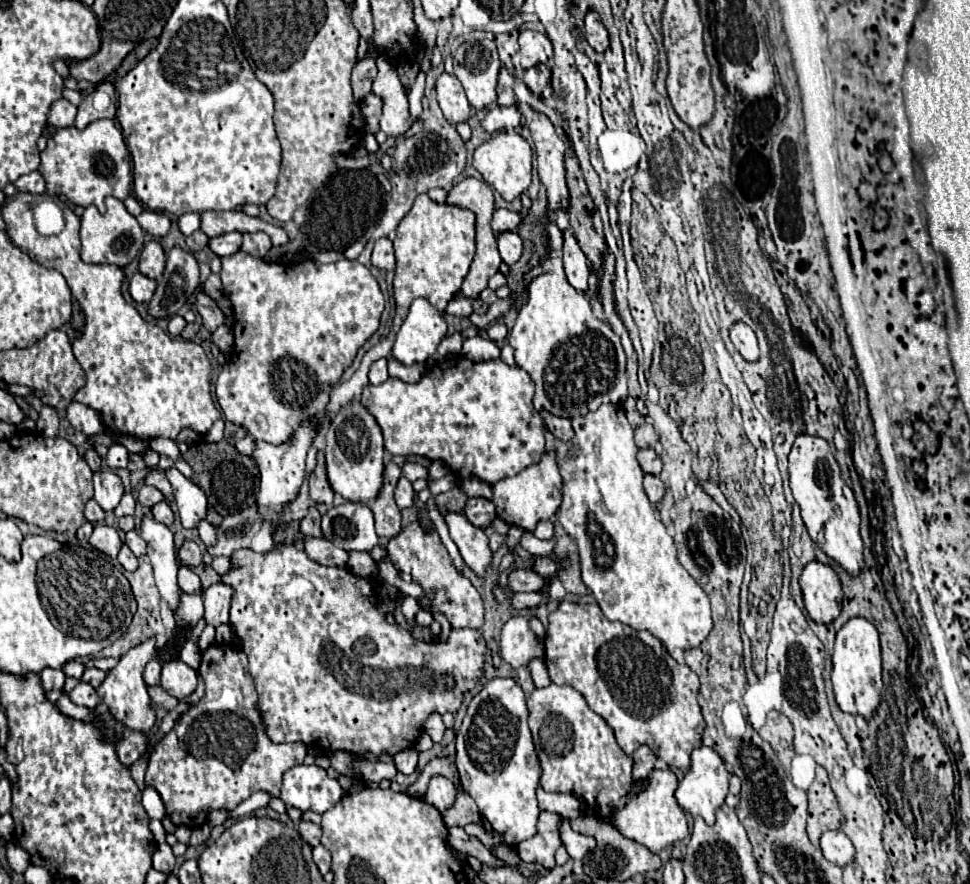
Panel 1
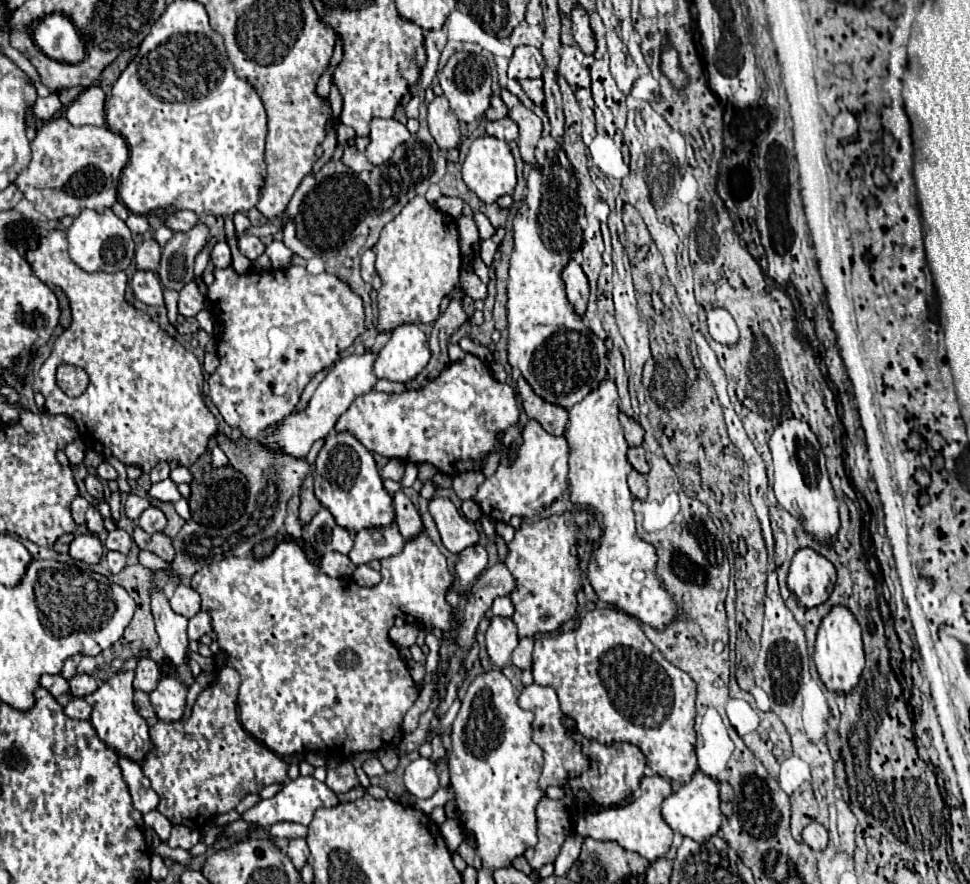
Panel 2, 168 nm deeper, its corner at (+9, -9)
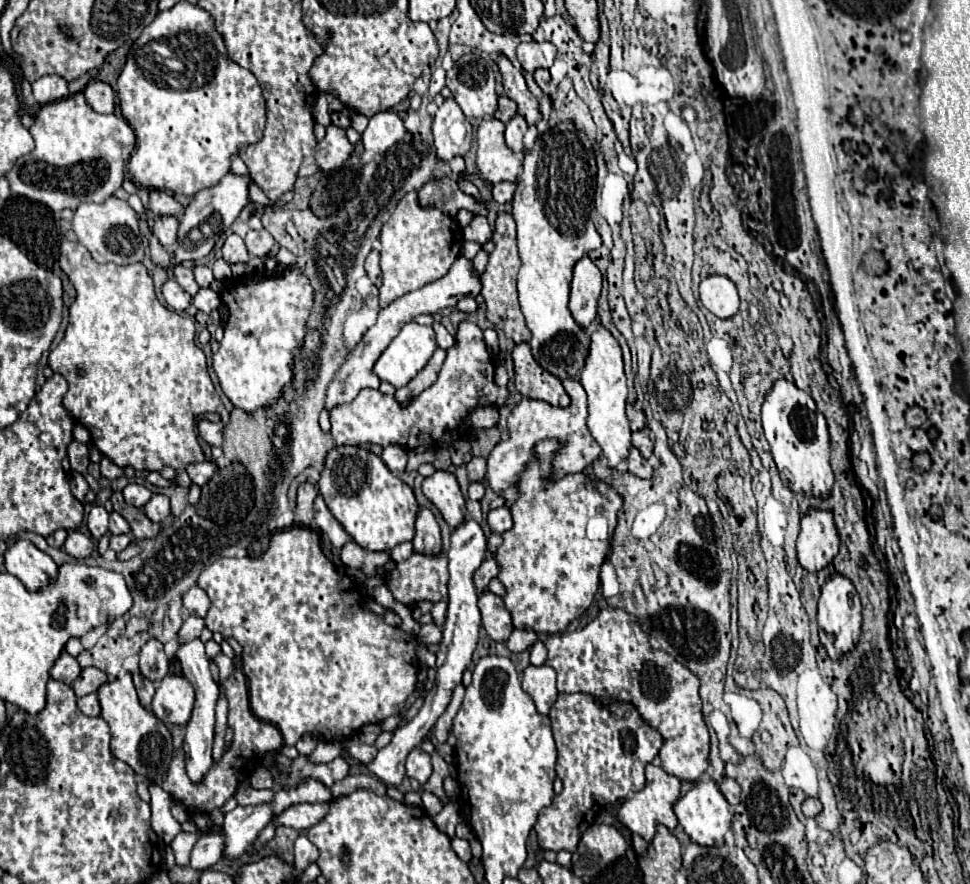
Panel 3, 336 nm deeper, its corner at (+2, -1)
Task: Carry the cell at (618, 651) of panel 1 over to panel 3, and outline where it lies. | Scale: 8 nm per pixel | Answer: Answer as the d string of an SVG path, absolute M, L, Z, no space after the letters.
M603 608L595 620L591 620L585 628L575 632L559 632L551 634L545 640L549 650L547 666L557 672L557 690L559 692L583 692L591 694L599 704L607 706L607 702L623 700L637 708L641 718L653 726L663 736L661 748L661 766L665 772L677 776L679 780L697 780L709 766L709 730L703 722L701 714L701 698L699 698L699 678L695 672L687 670L681 662L671 658L667 652L653 650L649 644L649 634L641 628L631 614L621 608Z

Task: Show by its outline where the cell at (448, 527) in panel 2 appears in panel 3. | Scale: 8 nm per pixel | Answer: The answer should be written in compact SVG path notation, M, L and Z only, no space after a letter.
M437 470L433 476L423 480L423 494L439 508L445 522L455 528L463 518L467 518L465 498L459 490L455 474Z

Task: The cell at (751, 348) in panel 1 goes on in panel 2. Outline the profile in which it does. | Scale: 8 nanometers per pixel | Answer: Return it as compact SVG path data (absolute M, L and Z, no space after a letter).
M712 308L706 312L706 322L710 336L718 340L720 344L734 346L738 342L738 326L728 310L724 308Z

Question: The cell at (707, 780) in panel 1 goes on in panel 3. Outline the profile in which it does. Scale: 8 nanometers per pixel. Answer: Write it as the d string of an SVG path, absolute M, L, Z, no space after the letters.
M703 778L695 782L693 788L673 804L673 812L679 824L683 826L683 830L689 834L689 838L701 846L721 846L723 836L731 828L731 820L733 820L729 802L725 800L719 786L711 778Z

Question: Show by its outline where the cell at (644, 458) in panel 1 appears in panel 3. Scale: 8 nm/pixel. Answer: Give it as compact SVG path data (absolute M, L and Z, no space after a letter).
M643 428L639 432L633 432L633 446L643 454L643 458L649 458L651 452L653 452L653 442L655 442L655 436L649 428Z

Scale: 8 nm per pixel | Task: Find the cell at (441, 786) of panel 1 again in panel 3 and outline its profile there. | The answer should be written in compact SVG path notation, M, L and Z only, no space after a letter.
M413 748L407 756L407 776L425 784L429 780L431 772L433 772L431 756L427 752L423 752L421 748Z

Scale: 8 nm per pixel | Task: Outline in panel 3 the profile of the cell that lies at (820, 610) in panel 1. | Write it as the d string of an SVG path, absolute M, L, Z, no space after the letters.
M807 510L801 518L801 534L797 538L797 558L807 572L821 572L839 552L839 536L833 514L823 510Z

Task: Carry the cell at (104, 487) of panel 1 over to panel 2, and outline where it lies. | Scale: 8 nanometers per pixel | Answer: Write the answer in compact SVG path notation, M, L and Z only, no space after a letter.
M90 506L88 512L86 512L86 526L92 534L104 532L104 520L102 520L102 516L98 514L98 510L94 506Z

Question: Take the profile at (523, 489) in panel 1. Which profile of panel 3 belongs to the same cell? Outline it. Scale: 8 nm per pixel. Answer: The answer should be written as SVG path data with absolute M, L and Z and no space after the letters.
M567 378L565 390L571 396L569 408L555 408L547 402L529 400L529 398L523 398L513 408L513 412L507 420L511 438L507 442L499 442L487 458L487 486L493 492L501 494L509 486L519 484L519 474L523 474L523 470L527 468L527 462L531 462L531 458L535 458L535 446L543 440L557 440L559 442L559 448L551 460L551 474L549 474L551 482L557 482L559 478L565 478L567 474L583 472L601 454L599 444L591 438L591 432L587 430L587 424L585 424L585 420L587 420L587 396L585 396L583 386L579 382Z

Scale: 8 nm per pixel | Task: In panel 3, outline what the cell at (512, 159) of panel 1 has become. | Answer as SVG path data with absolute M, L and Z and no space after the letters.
M497 118L483 120L477 132L477 168L483 180L497 184L497 182L515 182L521 174L521 162L517 160L515 152L507 148L503 138L505 124Z

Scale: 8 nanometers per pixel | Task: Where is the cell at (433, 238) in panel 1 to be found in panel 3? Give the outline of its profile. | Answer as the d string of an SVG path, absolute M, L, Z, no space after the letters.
M409 192L395 208L391 218L381 226L379 236L381 248L381 272L383 286L379 288L379 306L385 308L403 294L419 290L425 284L431 284L451 268L451 262L459 258L463 248L463 232L459 222L443 214L435 206L423 208L419 204L419 192Z

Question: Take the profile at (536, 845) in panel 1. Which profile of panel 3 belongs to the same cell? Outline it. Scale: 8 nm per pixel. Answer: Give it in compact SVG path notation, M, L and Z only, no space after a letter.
M559 694L557 702L553 704L551 712L551 726L553 726L553 736L557 742L557 776L563 780L563 792L553 798L553 804L545 808L539 814L539 820L535 824L537 836L539 836L539 846L543 850L575 850L577 842L591 826L591 810L597 812L609 804L615 804L621 798L631 798L635 792L639 792L645 786L645 766L653 762L653 758L661 750L661 734L653 730L649 724L645 724L635 710L633 704L627 702L611 702L609 706L597 704L591 696L587 694Z

